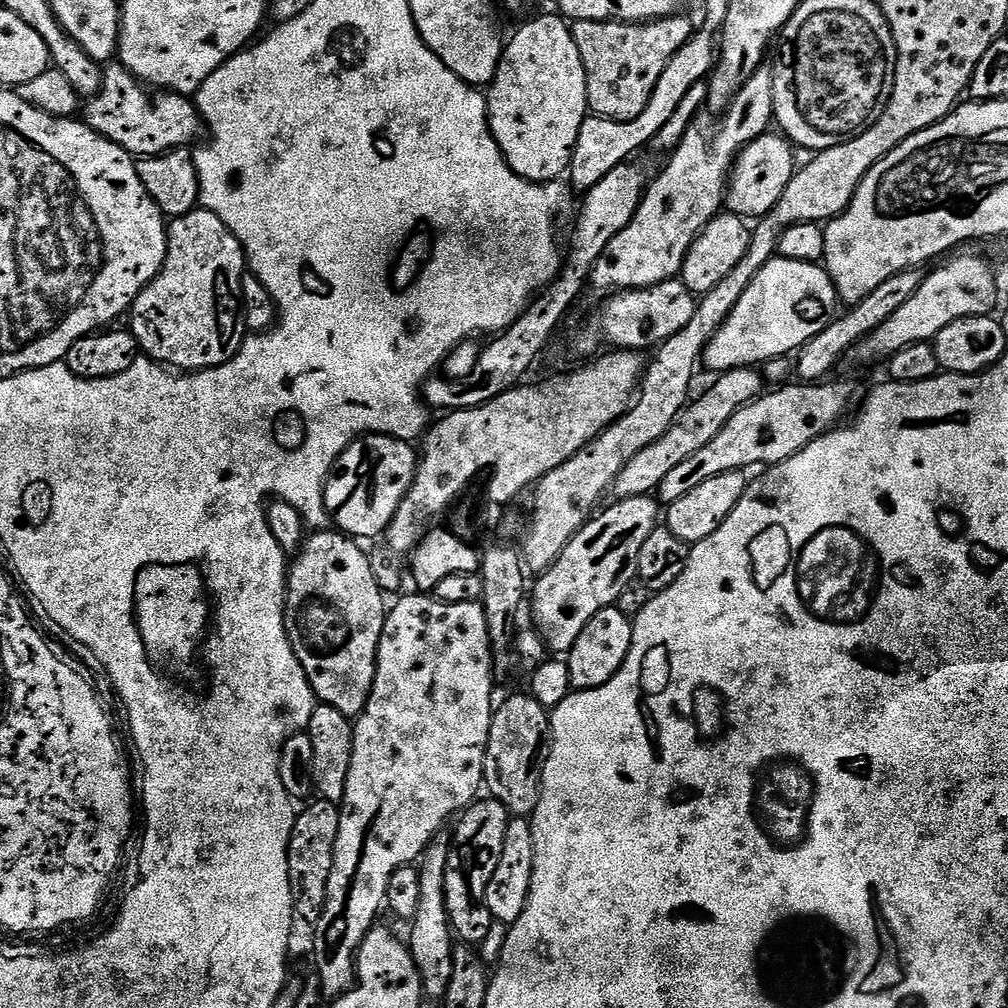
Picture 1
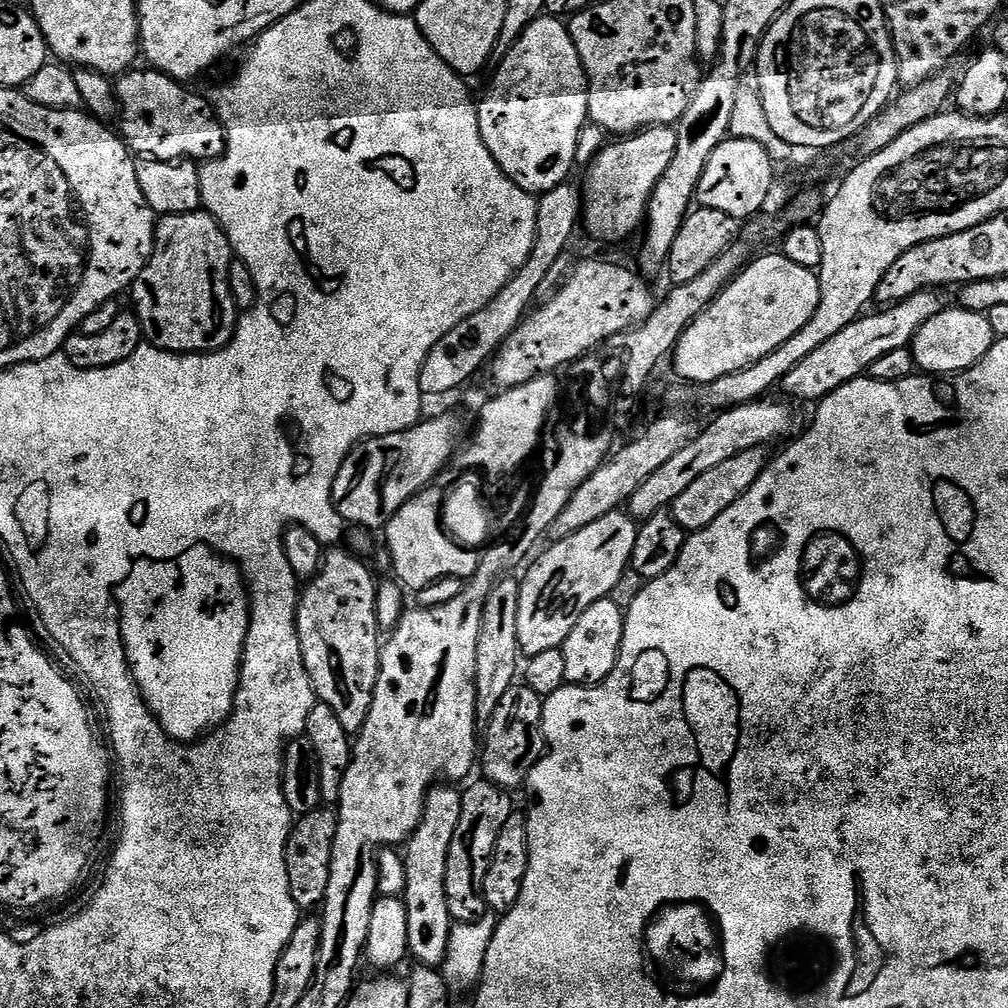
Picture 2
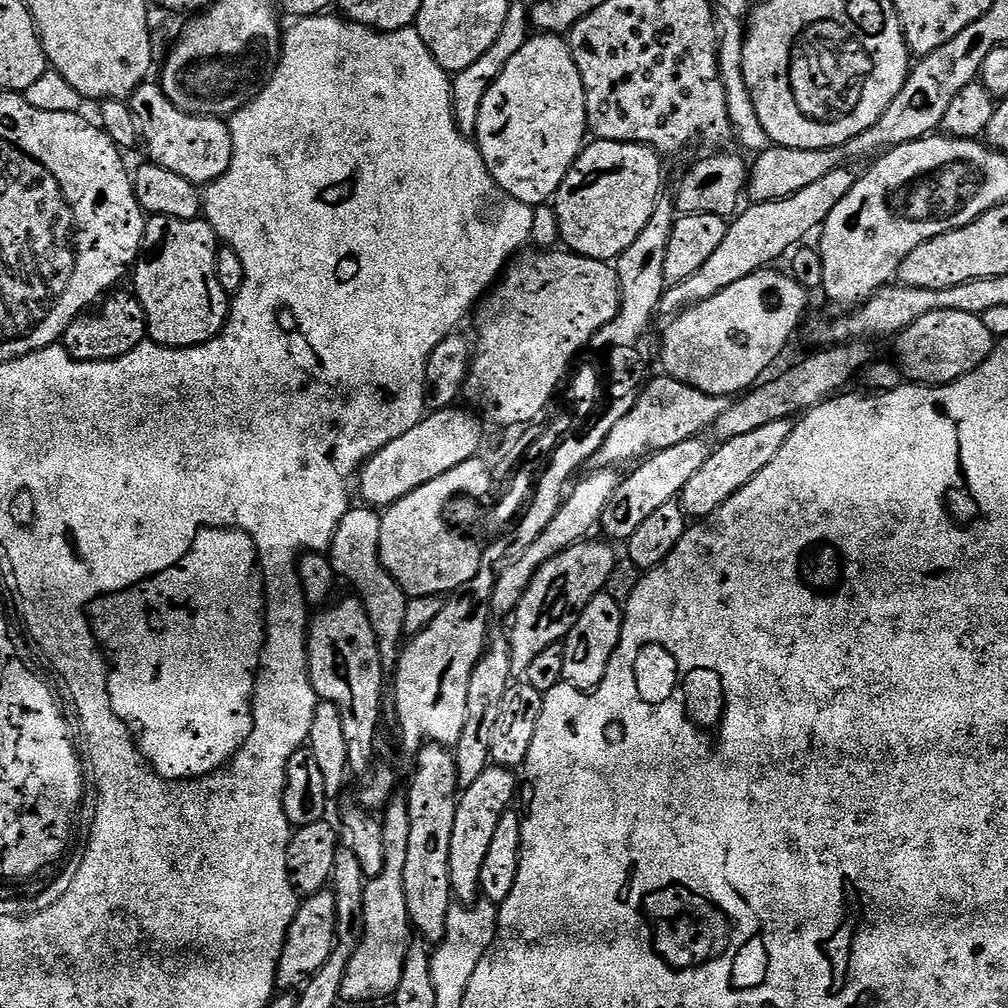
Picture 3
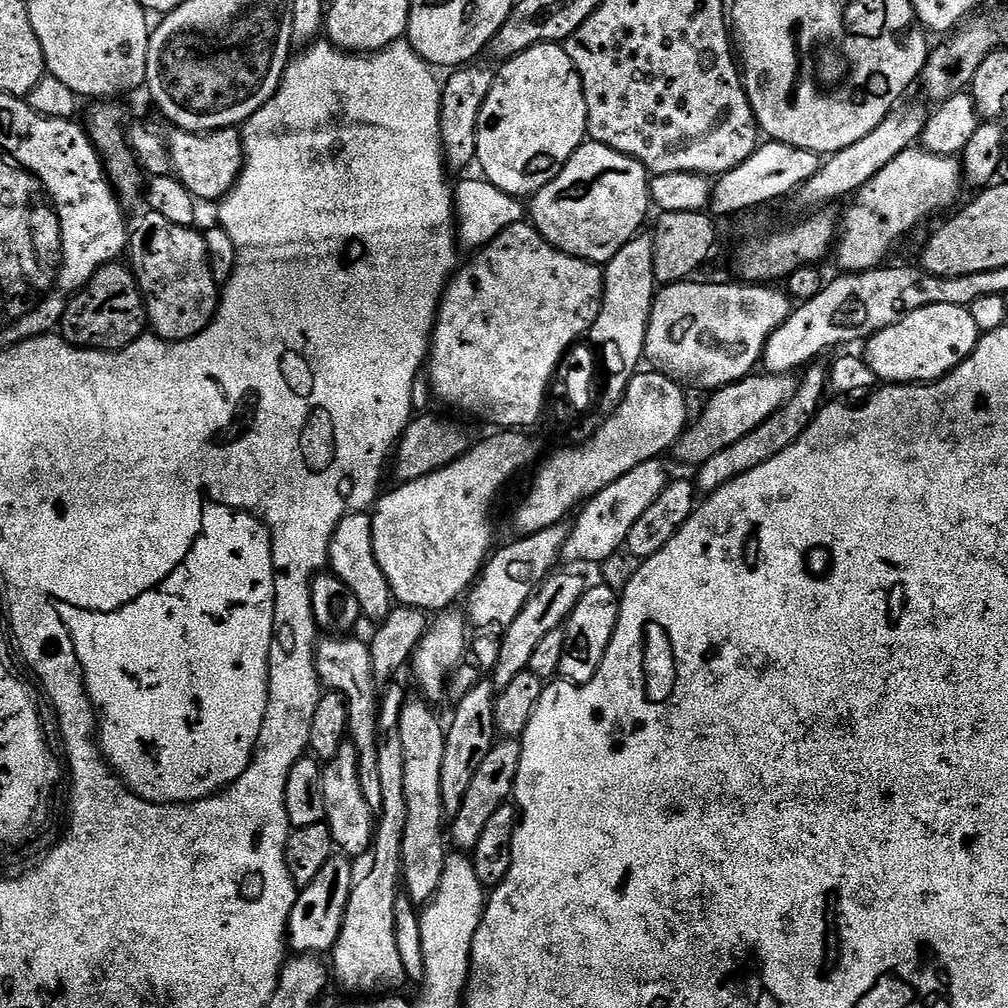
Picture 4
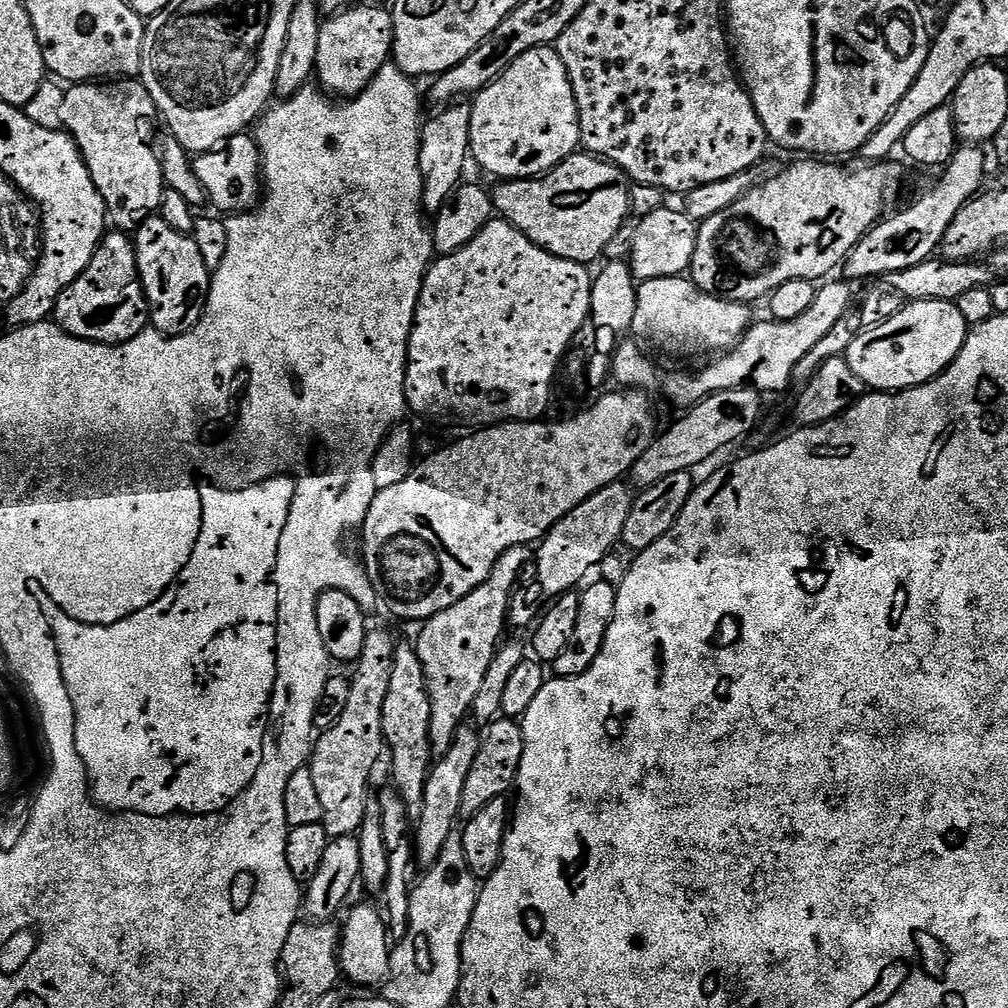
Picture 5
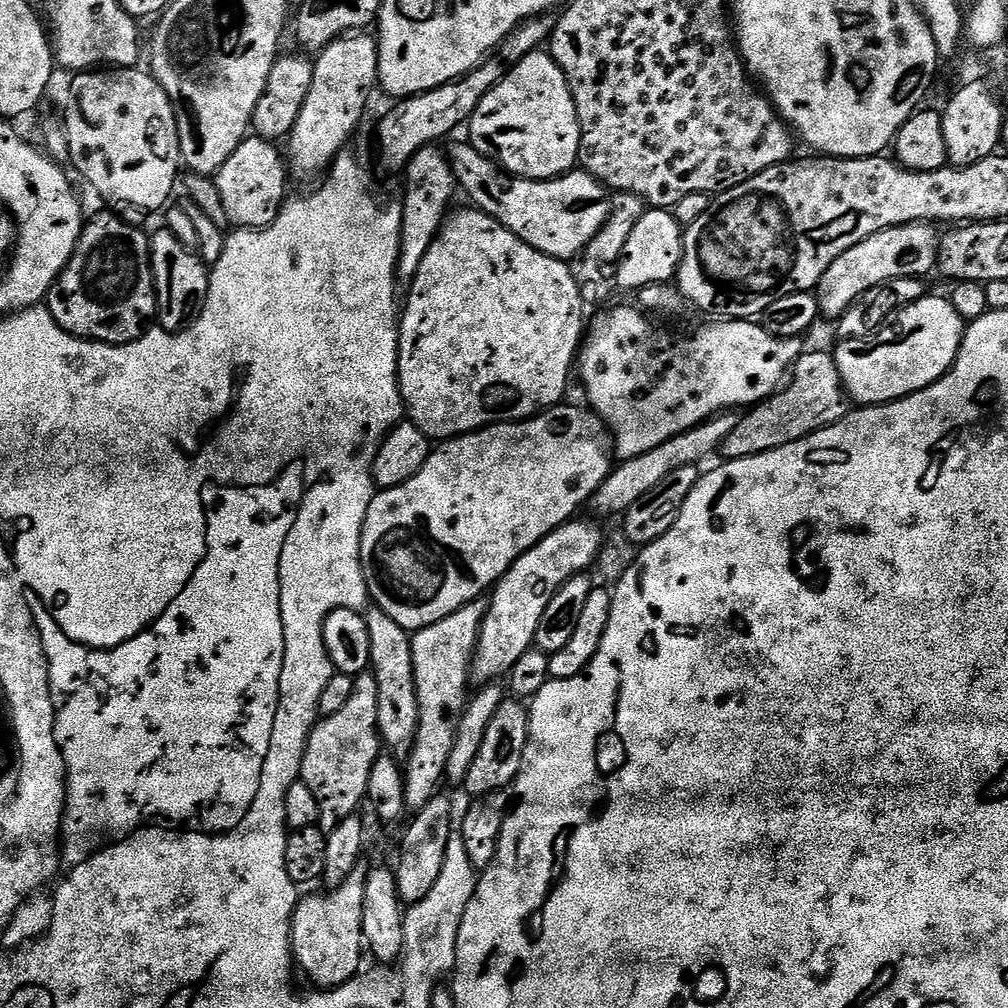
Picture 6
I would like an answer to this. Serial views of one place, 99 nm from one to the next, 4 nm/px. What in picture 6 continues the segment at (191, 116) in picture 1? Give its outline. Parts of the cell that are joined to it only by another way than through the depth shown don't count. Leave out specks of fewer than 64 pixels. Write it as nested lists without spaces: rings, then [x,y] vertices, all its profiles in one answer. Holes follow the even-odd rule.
[[[255,134],[249,135],[215,173],[218,194],[222,194],[222,206],[226,209],[229,225],[237,229],[269,228],[280,217],[280,210],[286,203],[284,191],[288,188],[290,172],[285,157],[282,152],[280,157],[276,148],[279,147],[273,141],[261,140]]]

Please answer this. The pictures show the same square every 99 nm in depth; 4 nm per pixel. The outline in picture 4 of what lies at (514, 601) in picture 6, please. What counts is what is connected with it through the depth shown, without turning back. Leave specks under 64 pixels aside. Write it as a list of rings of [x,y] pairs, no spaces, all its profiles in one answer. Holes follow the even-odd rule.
[[[654,459],[634,466],[634,470],[610,482],[610,486],[596,493],[579,509],[580,517],[575,523],[571,523],[564,547],[565,561],[569,560],[572,564],[599,566],[606,558],[610,558],[610,554],[621,551],[627,545],[628,535],[634,522],[638,522],[638,518],[642,518],[642,514],[646,514],[646,510],[654,506],[654,498],[658,498],[658,494],[662,494],[662,490],[668,484],[669,473],[664,473],[660,463],[659,459]]]

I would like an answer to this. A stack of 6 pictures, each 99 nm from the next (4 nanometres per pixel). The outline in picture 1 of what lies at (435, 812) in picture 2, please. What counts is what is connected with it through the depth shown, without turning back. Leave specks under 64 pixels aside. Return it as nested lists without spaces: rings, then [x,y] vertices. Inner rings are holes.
[[[438,834],[428,843],[428,848],[425,850],[422,859],[419,861],[420,869],[420,886],[422,894],[418,898],[418,912],[414,914],[414,918],[410,922],[412,933],[406,936],[408,949],[412,951],[412,957],[416,963],[416,969],[420,975],[420,987],[423,995],[428,996],[436,1002],[443,1001],[446,994],[446,986],[450,986],[450,974],[454,973],[452,965],[452,950],[454,947],[454,933],[452,931],[452,923],[448,921],[446,914],[446,894],[444,887],[446,886],[446,862],[448,861],[448,846],[450,840],[447,835]]]

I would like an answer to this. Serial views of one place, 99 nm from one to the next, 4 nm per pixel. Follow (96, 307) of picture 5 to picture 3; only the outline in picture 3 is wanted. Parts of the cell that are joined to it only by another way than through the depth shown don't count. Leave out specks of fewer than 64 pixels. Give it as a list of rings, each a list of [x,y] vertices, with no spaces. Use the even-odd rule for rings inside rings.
[[[113,291],[95,311],[81,316],[65,330],[62,347],[68,351],[70,358],[82,362],[117,360],[130,354],[134,346],[144,343],[148,334],[148,323],[140,300],[131,291],[120,291]]]

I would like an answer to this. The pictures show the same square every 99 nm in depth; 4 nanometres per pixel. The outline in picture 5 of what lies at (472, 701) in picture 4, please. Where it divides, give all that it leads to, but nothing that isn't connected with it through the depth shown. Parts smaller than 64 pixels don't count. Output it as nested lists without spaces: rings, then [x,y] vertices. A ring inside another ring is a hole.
[[[465,726],[458,730],[450,750],[433,763],[428,773],[426,794],[422,804],[422,814],[414,822],[414,856],[424,866],[439,862],[442,850],[446,846],[446,838],[457,827],[456,820],[461,819],[462,790],[466,790],[466,778],[470,778],[470,770],[474,766],[474,758],[478,758],[482,743],[481,733],[475,727]]]

